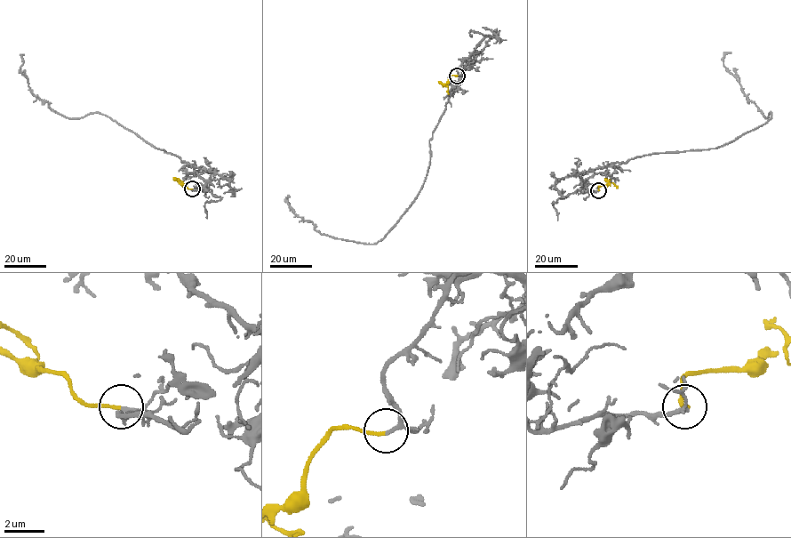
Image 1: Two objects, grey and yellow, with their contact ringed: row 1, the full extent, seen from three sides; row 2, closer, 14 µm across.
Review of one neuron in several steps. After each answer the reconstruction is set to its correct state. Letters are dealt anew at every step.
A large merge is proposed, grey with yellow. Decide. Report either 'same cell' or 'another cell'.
same cell

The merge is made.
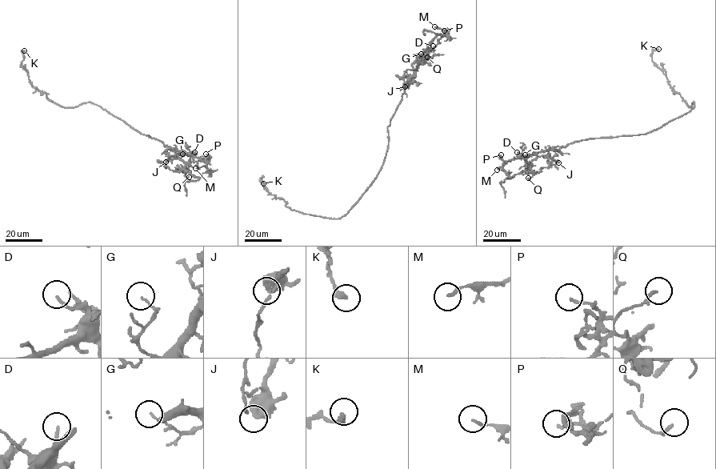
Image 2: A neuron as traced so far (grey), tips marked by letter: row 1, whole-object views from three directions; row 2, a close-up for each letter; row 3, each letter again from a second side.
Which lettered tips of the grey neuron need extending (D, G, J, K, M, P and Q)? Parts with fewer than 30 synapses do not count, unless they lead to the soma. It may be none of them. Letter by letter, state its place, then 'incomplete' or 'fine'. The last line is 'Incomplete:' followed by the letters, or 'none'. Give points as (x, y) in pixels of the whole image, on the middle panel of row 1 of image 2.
D: (433, 46) | fine
G: (421, 54) | fine
J: (405, 86) | fine
K: (263, 183) | fine
M: (434, 26) | fine
P: (444, 30) | fine
Q: (427, 57) | fine
Incomplete: none

